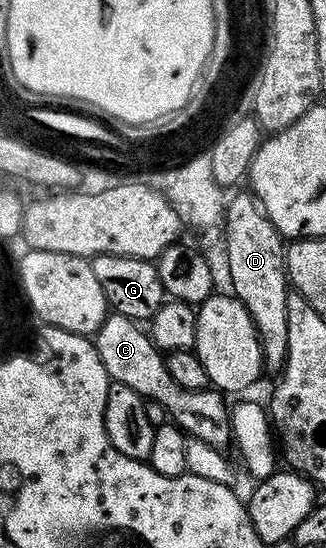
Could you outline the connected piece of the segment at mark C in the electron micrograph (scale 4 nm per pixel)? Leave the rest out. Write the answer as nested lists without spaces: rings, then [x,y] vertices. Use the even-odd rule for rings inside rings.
[[[111,312],[94,333],[95,350],[101,356],[101,364],[105,364],[107,377],[112,382],[120,382],[133,388],[133,392],[137,392],[147,402],[161,404],[161,408],[167,410],[168,419],[192,439],[216,448],[230,447],[233,442],[231,420],[228,403],[223,403],[224,395],[214,388],[181,388],[181,384],[177,384],[177,380],[169,376],[164,355],[152,342],[150,333],[139,326],[142,325],[129,316]]]

